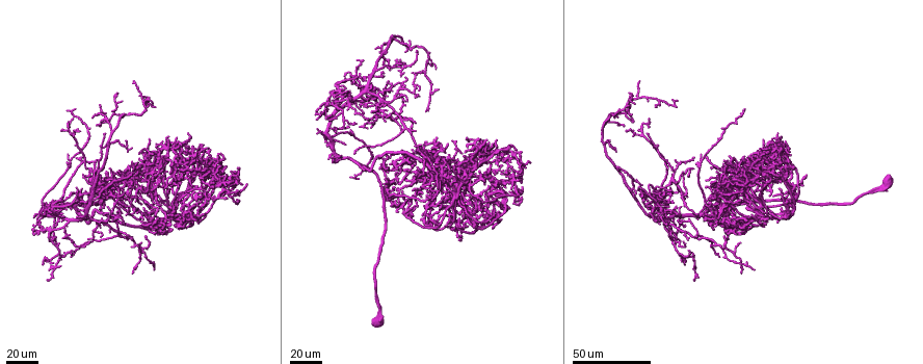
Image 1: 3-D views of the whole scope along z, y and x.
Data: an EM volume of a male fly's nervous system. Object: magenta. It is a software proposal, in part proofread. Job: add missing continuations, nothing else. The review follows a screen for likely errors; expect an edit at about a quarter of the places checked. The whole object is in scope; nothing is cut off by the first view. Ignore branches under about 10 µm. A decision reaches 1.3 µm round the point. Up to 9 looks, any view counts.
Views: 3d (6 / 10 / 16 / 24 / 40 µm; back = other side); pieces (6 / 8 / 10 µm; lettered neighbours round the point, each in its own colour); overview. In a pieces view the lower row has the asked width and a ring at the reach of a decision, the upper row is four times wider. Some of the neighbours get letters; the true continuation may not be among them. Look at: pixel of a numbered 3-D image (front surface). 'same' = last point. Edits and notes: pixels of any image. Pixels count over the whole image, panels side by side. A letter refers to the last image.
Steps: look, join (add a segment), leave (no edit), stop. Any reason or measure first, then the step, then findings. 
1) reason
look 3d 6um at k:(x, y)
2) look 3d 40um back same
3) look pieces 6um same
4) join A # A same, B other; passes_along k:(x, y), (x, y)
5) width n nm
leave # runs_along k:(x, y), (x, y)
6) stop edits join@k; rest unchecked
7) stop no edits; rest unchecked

free end
look 3d 24um at 1:(713, 227)

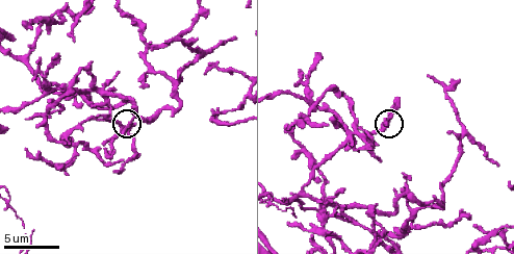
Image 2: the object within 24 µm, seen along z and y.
zoom in
look 3d 6um at 2:(123, 134)

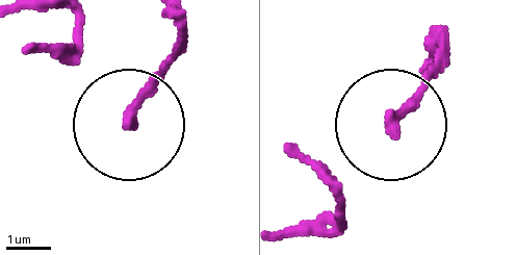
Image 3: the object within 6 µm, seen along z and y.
what lies round it
look pieces 10um at 3:(393, 133)

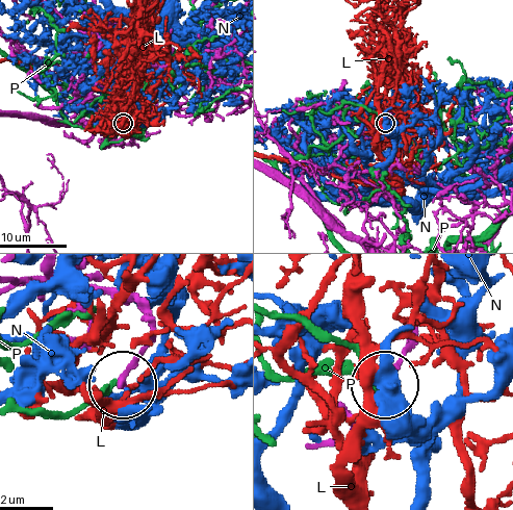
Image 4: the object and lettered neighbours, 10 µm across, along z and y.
leave # L other, N other, P other; none of them fits

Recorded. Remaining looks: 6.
an open end
look 3d 40um at 1:(735, 176)

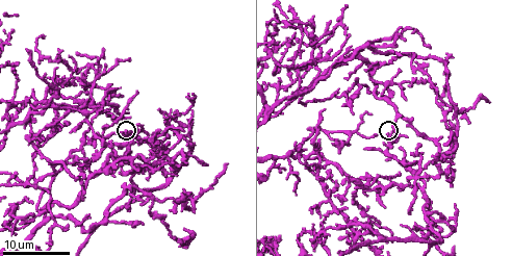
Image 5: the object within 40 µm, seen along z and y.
look pieces 6um at 5:(386, 133)

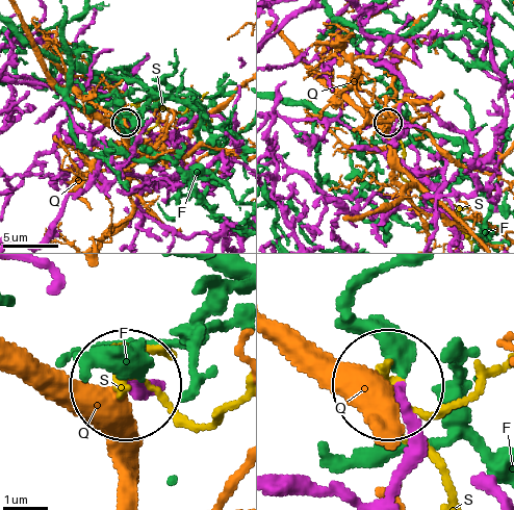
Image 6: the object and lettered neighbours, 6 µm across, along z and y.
width 270 nm
leave # F other, Q other, S other; none of them fits

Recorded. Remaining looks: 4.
an open end
look 3d 24um at 5:(297, 240)

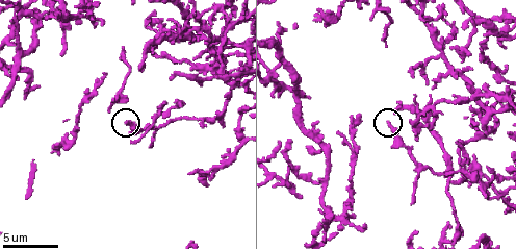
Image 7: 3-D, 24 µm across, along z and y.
look pieces 6um at 7:(388, 125)

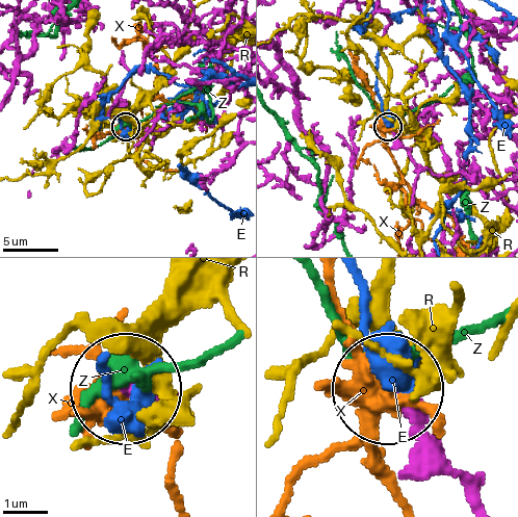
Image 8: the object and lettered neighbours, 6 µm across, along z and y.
width 270 nm
leave # E other, R other, X other, Z other; runs_along 8:(478, 497), (389, 389); no lettered segment goes on from it

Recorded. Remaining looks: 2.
free end
look pieces 10um at 2:(169, 39)

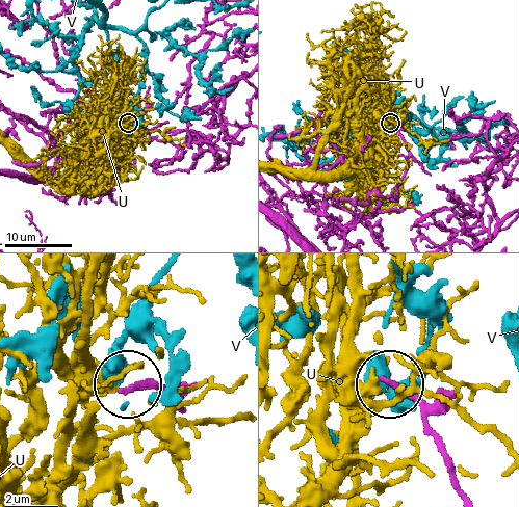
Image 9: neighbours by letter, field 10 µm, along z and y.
leave # U other, V other; no lettered segment goes on from it

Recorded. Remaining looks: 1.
stop no edits; rest unchecked

